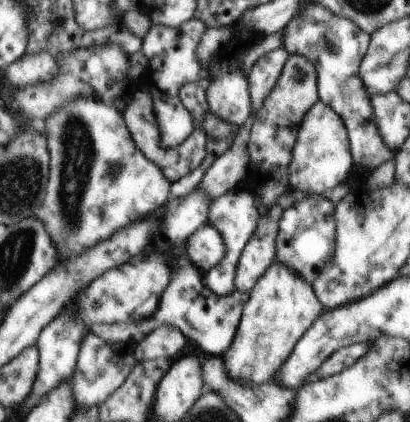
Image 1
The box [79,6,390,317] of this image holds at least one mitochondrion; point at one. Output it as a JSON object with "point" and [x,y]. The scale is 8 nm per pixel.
{"point":[332,45]}

